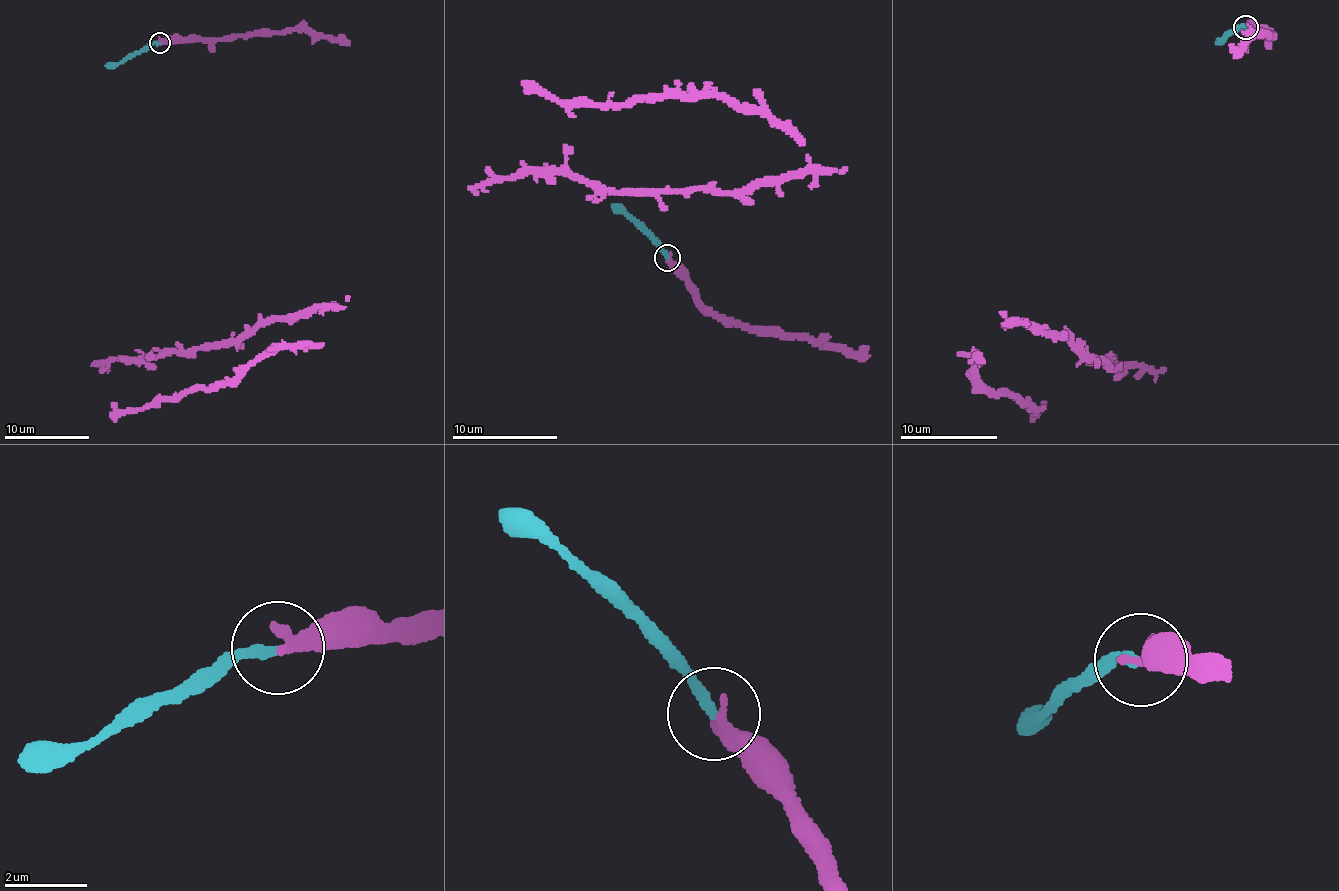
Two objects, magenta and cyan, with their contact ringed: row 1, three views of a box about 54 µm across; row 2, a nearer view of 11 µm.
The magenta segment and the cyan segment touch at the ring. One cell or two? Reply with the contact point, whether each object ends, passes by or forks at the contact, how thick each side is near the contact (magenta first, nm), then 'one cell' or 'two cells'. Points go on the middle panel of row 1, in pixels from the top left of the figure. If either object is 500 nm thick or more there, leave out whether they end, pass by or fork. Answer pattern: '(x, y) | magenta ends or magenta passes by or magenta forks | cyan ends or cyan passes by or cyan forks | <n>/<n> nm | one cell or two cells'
(667, 257) | magenta ends | cyan ends | 440/280 nm | one cell

